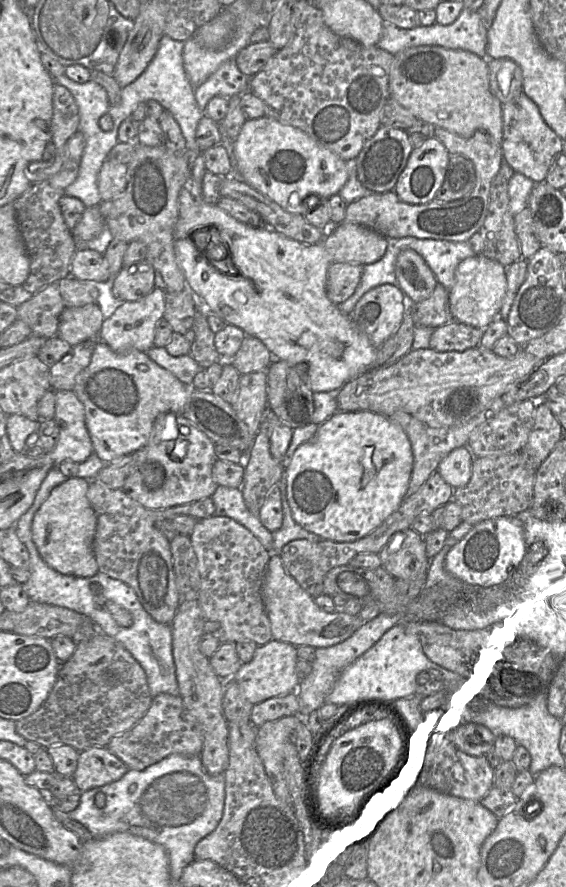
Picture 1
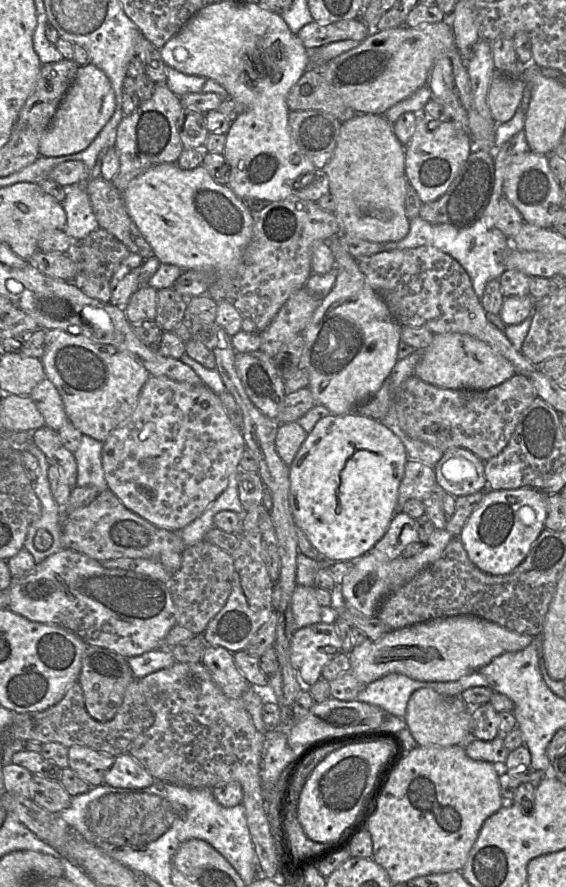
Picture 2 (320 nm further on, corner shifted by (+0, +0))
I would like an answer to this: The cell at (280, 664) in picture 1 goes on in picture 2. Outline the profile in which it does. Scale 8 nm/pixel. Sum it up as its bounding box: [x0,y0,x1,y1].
[290,622,342,687]

